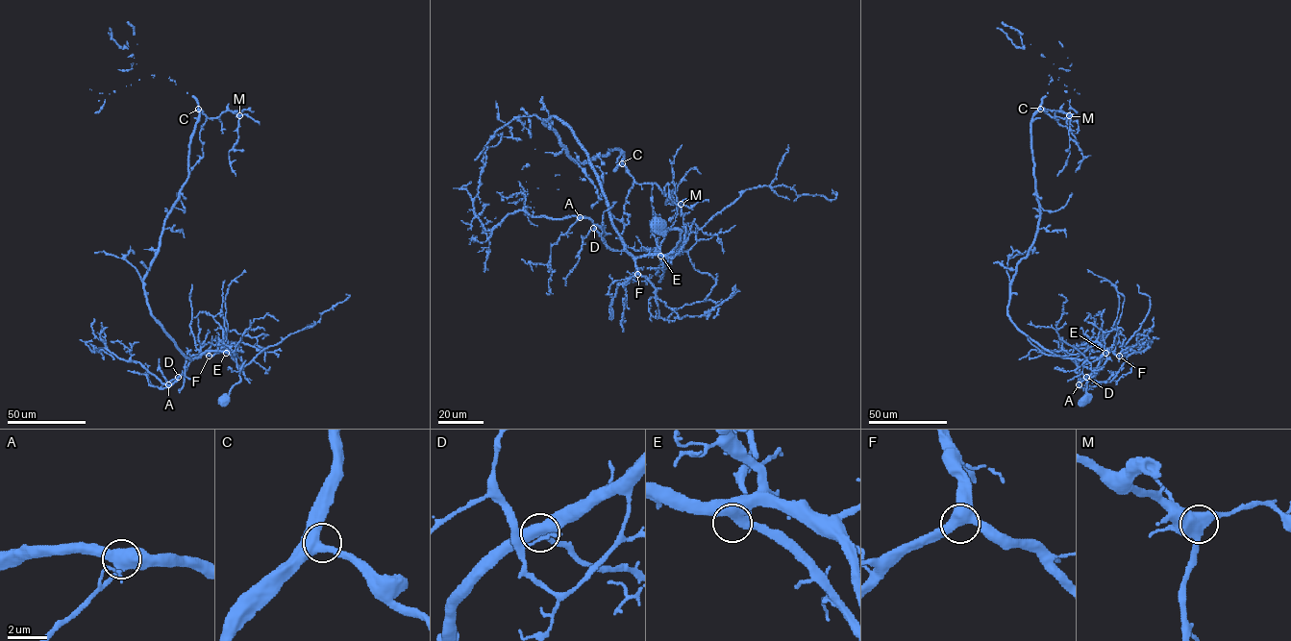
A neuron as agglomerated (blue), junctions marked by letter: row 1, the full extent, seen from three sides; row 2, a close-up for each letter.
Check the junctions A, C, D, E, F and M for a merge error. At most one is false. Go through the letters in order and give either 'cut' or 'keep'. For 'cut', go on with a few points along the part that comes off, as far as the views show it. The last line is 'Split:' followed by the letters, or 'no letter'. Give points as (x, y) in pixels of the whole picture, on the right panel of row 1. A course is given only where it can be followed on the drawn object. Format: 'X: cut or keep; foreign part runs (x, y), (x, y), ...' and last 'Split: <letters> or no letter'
A: keep
C: keep
D: keep
E: keep
F: keep
M: keep
Split: no letter

